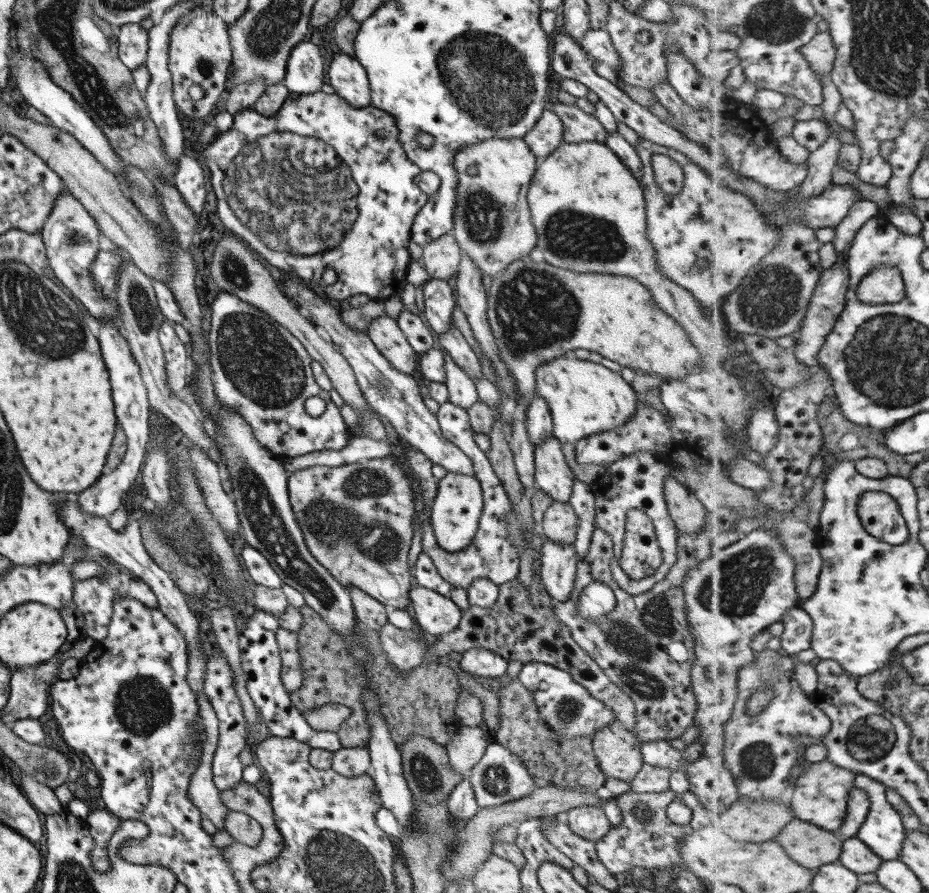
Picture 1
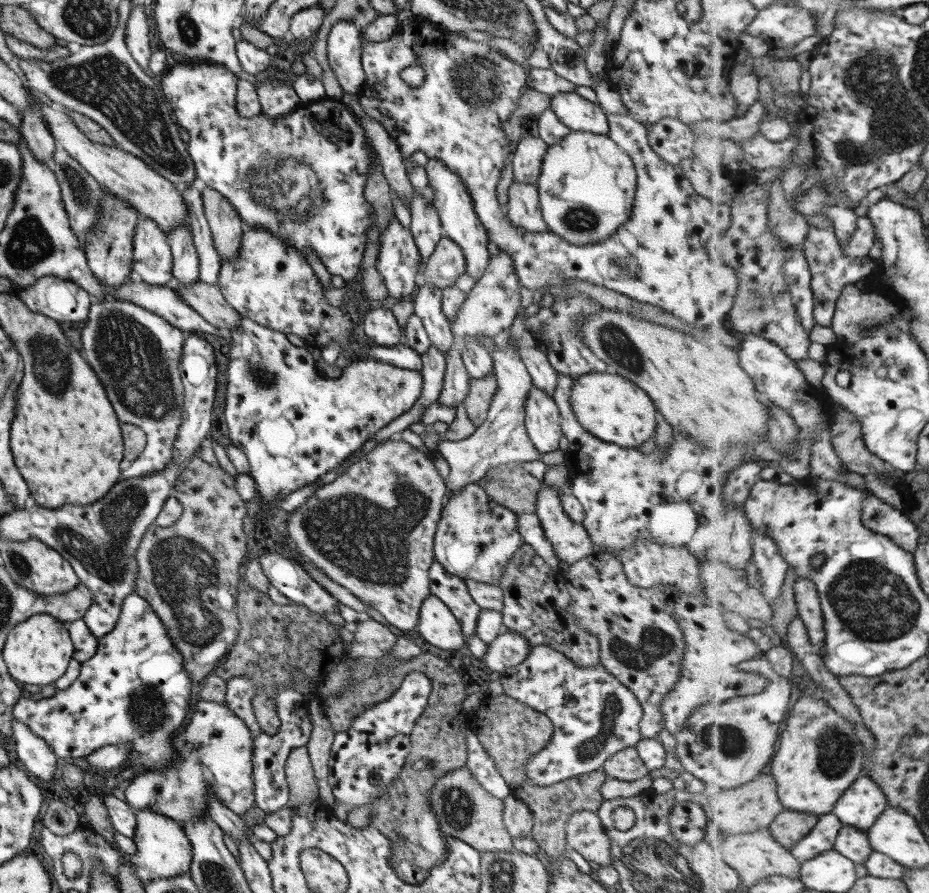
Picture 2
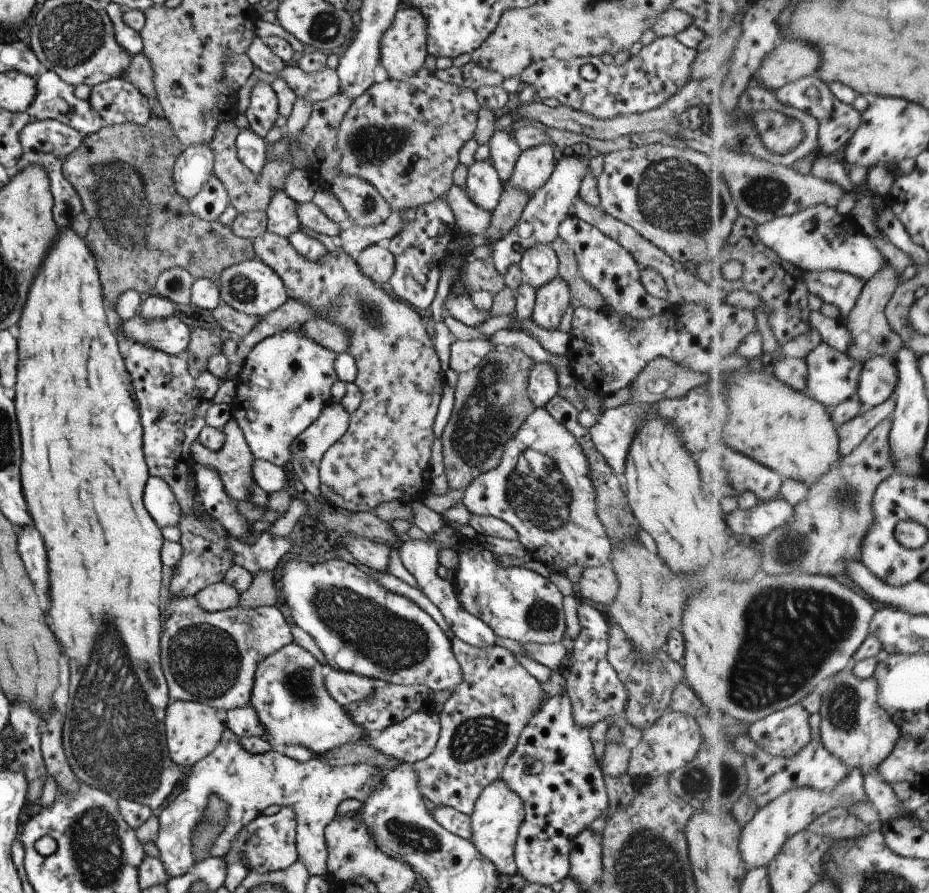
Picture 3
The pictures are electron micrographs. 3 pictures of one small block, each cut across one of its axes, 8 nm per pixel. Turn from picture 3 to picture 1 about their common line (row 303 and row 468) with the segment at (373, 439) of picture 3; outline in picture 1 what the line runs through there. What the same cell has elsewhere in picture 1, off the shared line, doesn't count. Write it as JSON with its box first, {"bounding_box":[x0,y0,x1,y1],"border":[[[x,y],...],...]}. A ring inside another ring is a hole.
{"bounding_box":[287,455,413,609],"border":[[[393,455],[373,458],[337,467],[309,466],[295,470],[287,477],[288,500],[299,525],[309,554],[343,588],[353,585],[379,601],[383,606],[401,609],[409,599],[407,552],[411,544],[413,520],[413,492],[410,489],[409,470]]]}

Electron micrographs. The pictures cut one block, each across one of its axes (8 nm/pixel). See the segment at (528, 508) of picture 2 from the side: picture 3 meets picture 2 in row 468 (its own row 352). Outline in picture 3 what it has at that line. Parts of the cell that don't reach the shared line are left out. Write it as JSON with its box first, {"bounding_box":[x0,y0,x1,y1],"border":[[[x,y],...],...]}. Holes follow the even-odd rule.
{"bounding_box":[421,347,535,515],"border":[[[498,347],[489,351],[477,366],[457,375],[452,411],[440,438],[444,475],[450,489],[441,498],[421,501],[429,510],[442,515],[444,510],[461,501],[467,483],[499,464],[505,443],[535,410],[526,389],[528,372],[533,365],[517,347]]]}

